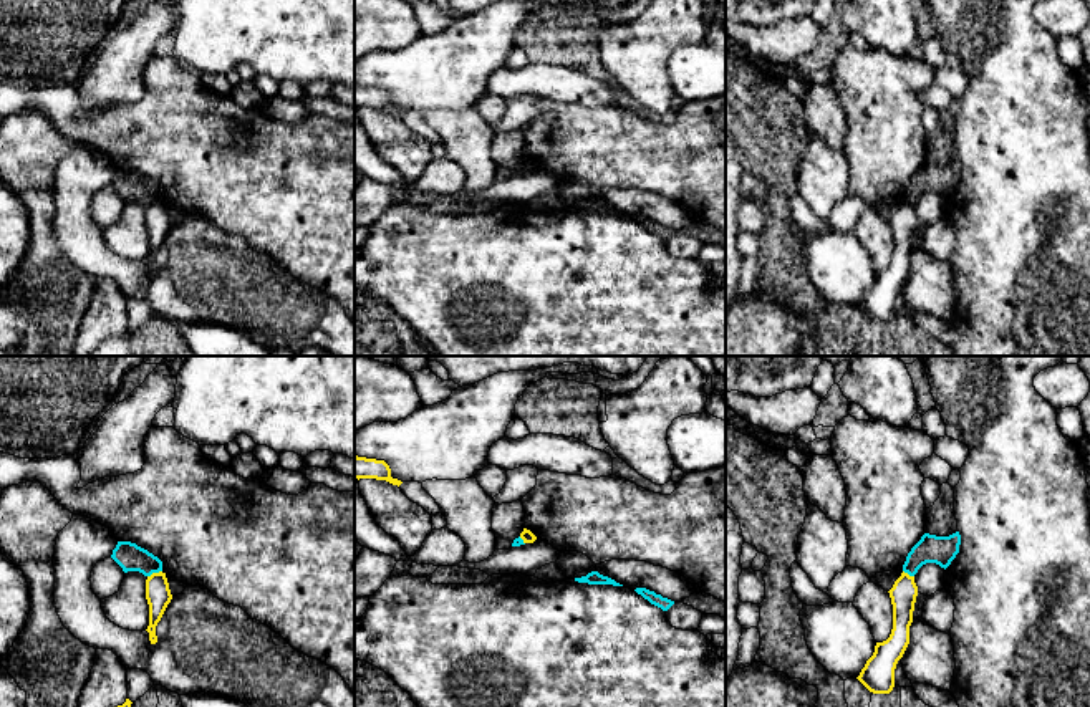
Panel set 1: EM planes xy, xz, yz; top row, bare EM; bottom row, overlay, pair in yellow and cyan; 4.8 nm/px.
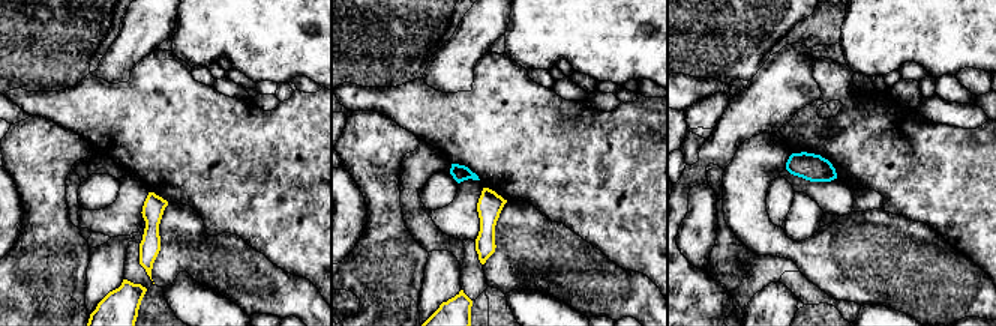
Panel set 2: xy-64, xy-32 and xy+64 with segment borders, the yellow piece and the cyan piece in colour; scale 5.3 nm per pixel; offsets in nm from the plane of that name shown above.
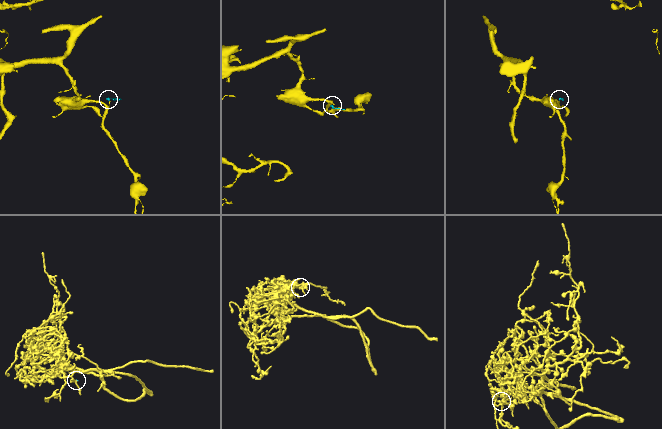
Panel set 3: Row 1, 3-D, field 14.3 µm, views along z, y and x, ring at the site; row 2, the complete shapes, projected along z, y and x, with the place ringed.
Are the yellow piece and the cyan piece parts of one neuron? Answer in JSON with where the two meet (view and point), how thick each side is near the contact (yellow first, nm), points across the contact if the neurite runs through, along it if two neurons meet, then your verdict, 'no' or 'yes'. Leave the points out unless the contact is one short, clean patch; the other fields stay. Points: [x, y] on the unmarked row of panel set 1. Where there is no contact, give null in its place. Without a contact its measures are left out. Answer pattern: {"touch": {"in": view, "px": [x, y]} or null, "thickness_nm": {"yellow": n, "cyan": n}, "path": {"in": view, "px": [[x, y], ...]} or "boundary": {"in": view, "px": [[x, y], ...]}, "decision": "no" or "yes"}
{"touch": {"in": "xy", "px": [154, 202]}, "thickness_nm": {"yellow": 120, "cyan": 140}, "boundary": {"in": "xy", "px": [[161, 199], [148, 206]]}, "decision": "no"}

